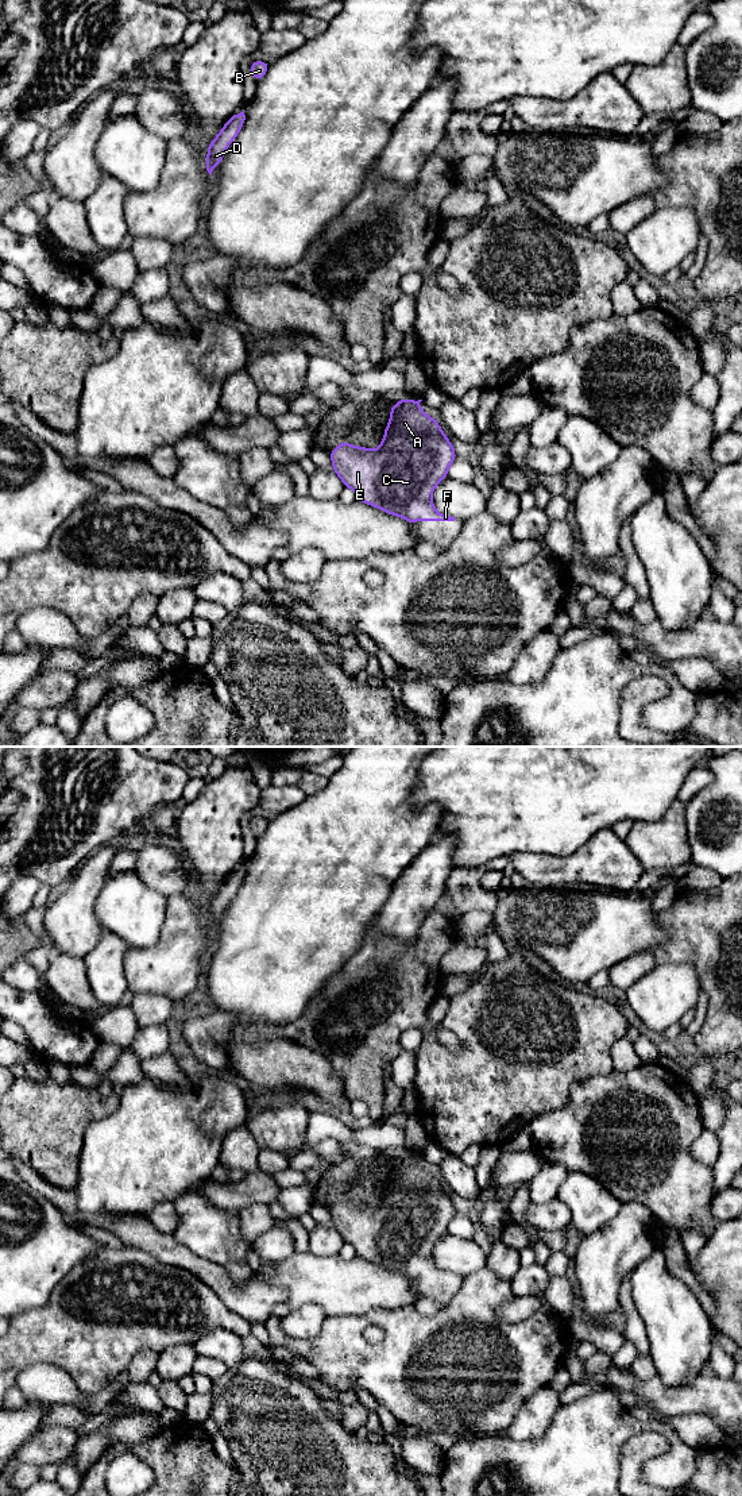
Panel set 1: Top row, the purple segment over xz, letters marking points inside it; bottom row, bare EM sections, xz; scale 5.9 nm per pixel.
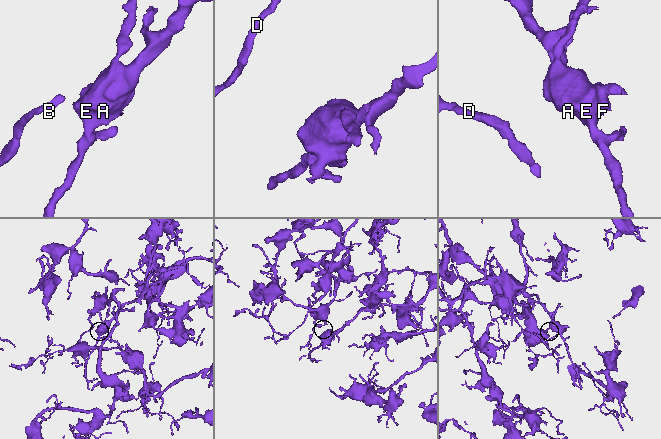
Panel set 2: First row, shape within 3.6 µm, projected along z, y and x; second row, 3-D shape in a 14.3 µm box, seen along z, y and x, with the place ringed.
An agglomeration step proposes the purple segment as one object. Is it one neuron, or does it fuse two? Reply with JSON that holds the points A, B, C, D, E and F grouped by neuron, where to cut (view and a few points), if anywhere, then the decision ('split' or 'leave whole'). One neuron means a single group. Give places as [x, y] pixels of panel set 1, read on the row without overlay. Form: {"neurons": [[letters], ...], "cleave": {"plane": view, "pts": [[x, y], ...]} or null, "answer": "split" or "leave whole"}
{"neurons": [["A", "B", "C", "D", "E", "F"]], "cleave": null, "answer": "leave whole"}

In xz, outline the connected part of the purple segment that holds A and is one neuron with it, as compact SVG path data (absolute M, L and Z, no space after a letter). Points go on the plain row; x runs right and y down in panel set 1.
M403 1154L390 1164L391 1172L376 1206L341 1198L329 1208L332 1223L344 1244L352 1245L356 1254L367 1261L399 1272L410 1280L455 1277L455 1273L436 1266L432 1250L434 1244L448 1234L448 1225L456 1217L456 1208L440 1180L420 1164L421 1157Z

